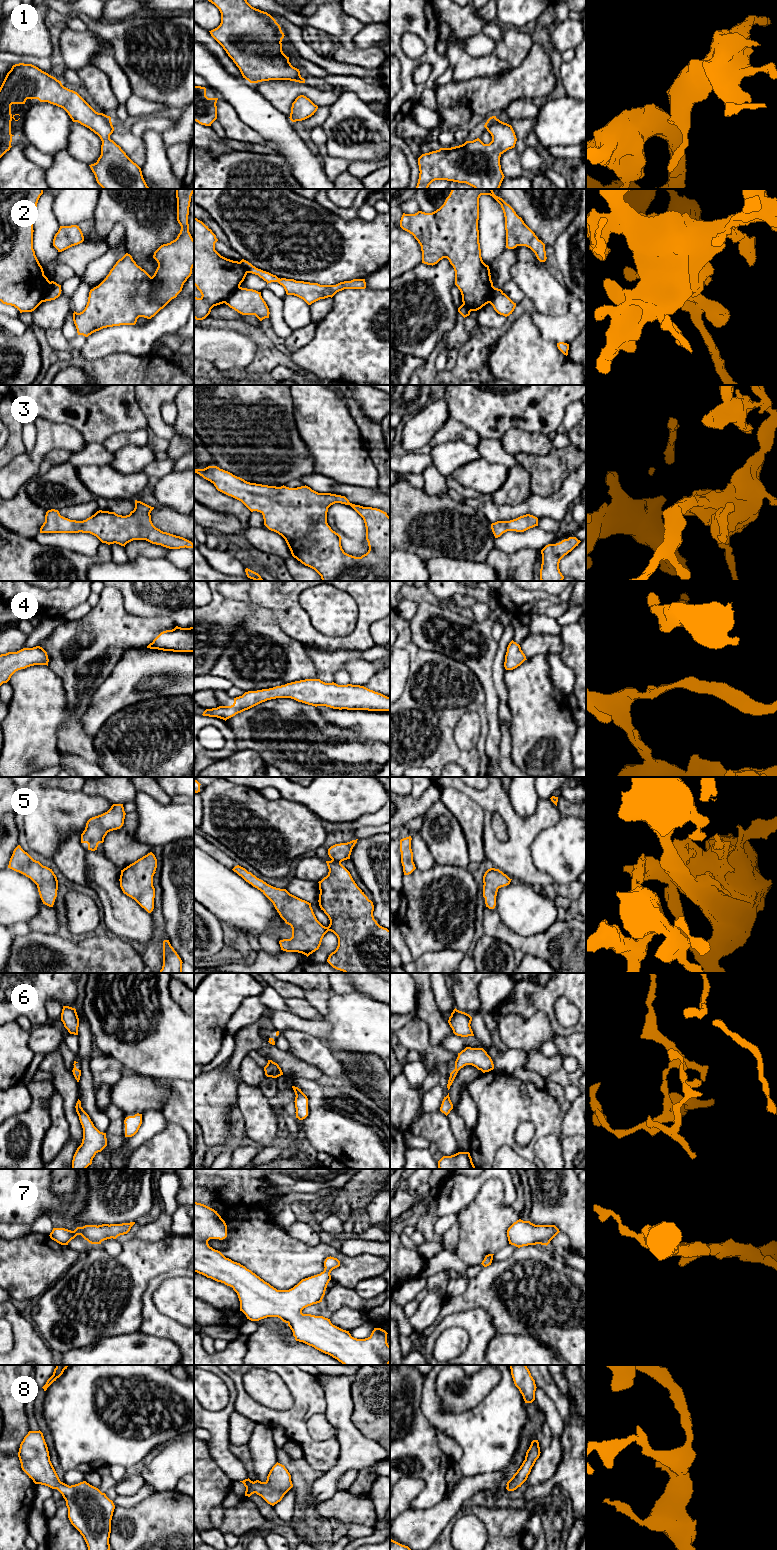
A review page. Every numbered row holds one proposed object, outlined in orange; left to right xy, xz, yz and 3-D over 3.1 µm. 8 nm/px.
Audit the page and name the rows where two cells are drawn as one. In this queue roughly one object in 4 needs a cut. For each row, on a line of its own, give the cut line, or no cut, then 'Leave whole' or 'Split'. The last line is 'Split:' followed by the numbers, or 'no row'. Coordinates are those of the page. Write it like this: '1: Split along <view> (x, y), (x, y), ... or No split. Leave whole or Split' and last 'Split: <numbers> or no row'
1: No split. Leave whole
2: No split. Leave whole
3: No split. Leave whole
4: No split. Leave whole
5: No split. Leave whole
6: No split. Leave whole
7: No split. Leave whole
8: No split. Leave whole
Split: no row

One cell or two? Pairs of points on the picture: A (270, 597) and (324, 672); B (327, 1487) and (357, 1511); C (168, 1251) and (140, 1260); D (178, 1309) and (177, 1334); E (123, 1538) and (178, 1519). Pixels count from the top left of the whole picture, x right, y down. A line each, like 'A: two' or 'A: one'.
A: two
B: two
C: one
D: two
E: one

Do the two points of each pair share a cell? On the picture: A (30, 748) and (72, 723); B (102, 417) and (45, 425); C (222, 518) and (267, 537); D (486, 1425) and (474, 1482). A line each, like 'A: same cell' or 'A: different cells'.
A: different cells
B: different cells
C: same cell
D: different cells

